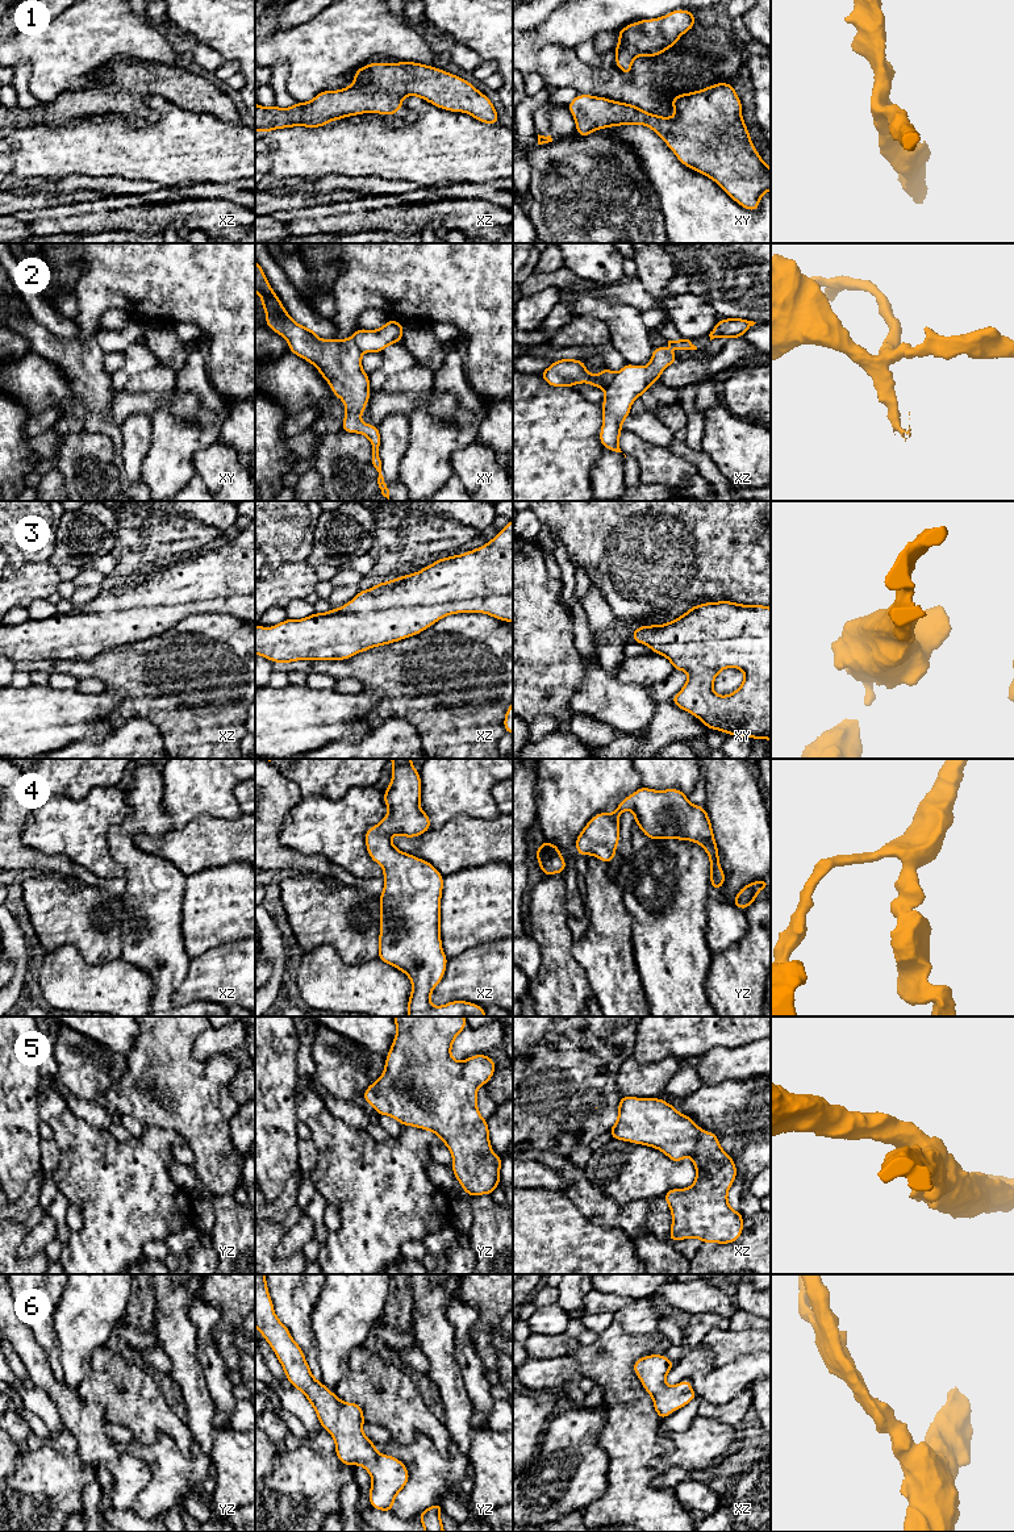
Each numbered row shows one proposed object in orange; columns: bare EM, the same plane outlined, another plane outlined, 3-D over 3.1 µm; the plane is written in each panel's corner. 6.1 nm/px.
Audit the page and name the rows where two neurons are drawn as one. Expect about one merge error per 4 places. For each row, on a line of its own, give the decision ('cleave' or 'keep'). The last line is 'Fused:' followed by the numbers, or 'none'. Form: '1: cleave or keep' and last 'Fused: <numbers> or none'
1: keep
2: cleave
3: keep
4: keep
5: keep
6: keep
Fused: 2

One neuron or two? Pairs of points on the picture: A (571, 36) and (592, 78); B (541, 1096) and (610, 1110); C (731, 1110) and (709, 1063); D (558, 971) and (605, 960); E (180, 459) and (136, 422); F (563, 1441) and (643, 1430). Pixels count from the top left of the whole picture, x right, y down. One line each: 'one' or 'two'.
A: two
B: one
C: two
D: two
E: two
F: two

